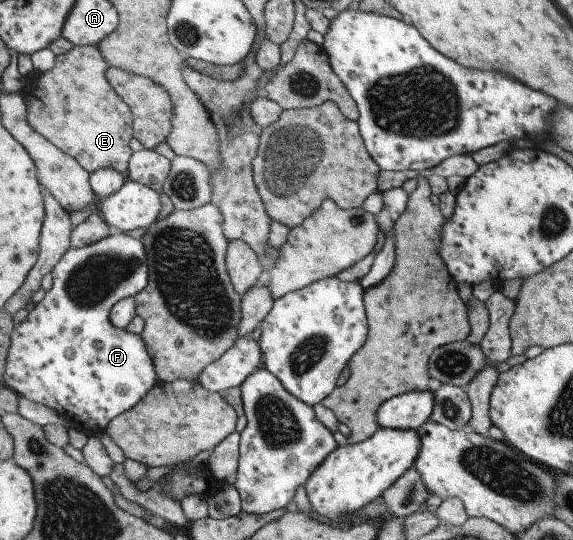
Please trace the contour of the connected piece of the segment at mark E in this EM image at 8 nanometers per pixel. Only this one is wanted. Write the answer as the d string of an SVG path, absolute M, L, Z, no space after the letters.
M75 46L66 54L56 56L50 70L27 76L23 97L29 123L37 133L72 155L89 173L101 168L115 168L129 179L130 159L134 155L129 147L129 141L134 138L134 111L111 85L107 77L111 68L99 46Z

